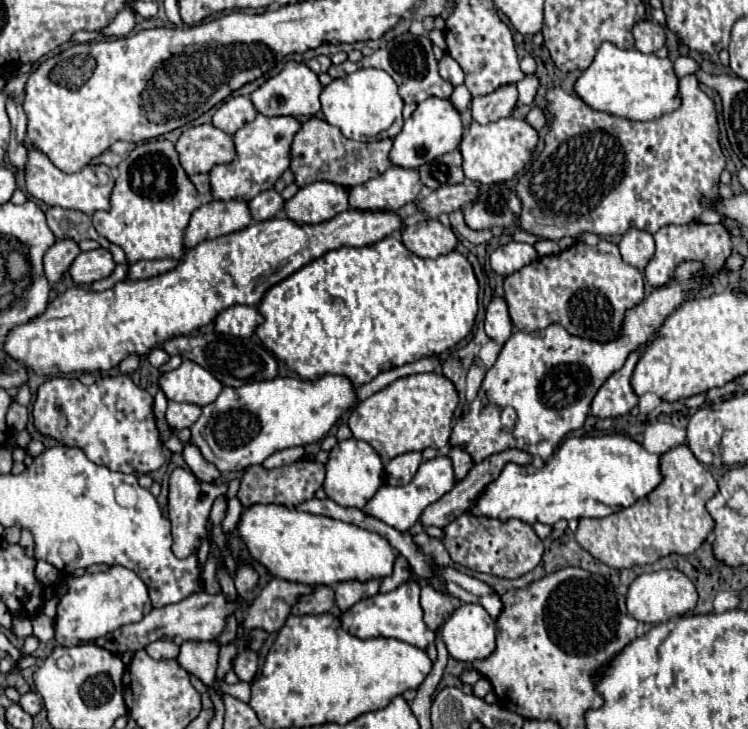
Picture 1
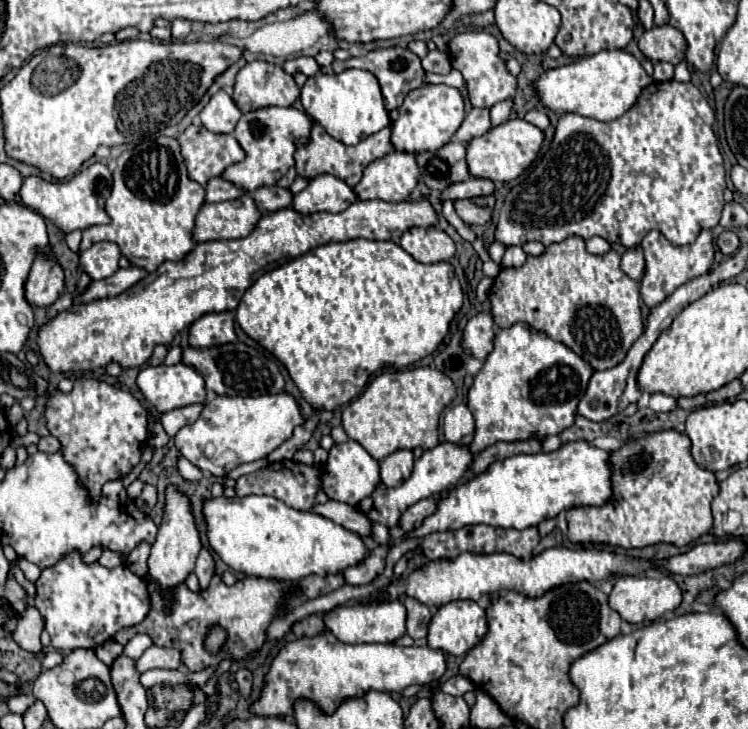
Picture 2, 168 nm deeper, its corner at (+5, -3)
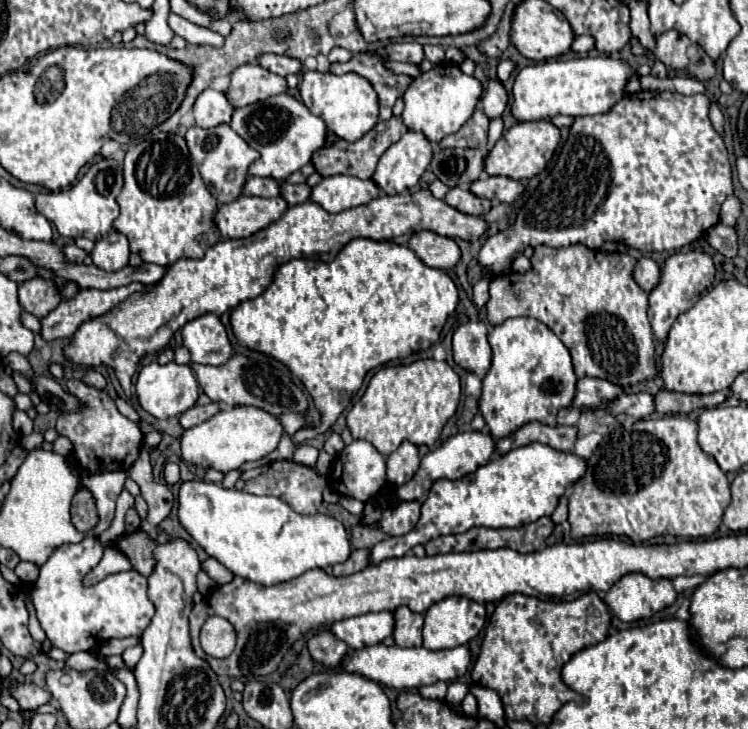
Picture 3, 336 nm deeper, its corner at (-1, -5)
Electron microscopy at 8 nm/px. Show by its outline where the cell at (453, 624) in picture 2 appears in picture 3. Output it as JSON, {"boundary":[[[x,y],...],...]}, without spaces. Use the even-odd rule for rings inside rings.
{"boundary":[[[448,596],[440,602],[434,602],[426,610],[424,628],[422,628],[422,640],[424,640],[422,646],[428,650],[446,650],[468,644],[482,630],[484,620],[486,620],[486,610],[482,604],[460,596]]]}

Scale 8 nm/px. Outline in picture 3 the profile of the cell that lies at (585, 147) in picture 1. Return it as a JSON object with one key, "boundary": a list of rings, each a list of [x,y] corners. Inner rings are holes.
{"boundary":[[[640,90],[626,94],[606,114],[576,118],[556,166],[526,200],[514,226],[490,236],[480,248],[478,264],[484,278],[510,272],[514,258],[518,258],[524,248],[540,244],[552,248],[584,244],[598,250],[604,242],[622,240],[640,252],[682,250],[684,246],[692,246],[718,222],[720,206],[732,194],[728,150],[710,124],[708,104],[706,94],[682,96],[676,92]]]}

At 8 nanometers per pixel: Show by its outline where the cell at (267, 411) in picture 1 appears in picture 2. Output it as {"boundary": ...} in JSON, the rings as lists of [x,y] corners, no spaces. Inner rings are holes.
{"boundary":[[[290,392],[262,394],[262,396],[216,396],[204,404],[200,418],[194,424],[184,426],[176,436],[178,452],[194,466],[214,476],[226,476],[230,466],[220,466],[218,456],[226,450],[236,452],[236,464],[256,462],[266,458],[272,450],[292,438],[296,426],[302,426],[306,418],[298,406],[298,400]]]}

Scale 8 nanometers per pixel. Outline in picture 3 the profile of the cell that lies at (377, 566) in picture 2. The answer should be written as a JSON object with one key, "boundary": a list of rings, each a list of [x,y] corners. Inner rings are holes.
{"boundary":[[[540,442],[520,446],[504,456],[492,458],[488,464],[478,466],[472,474],[460,480],[436,480],[426,500],[422,502],[420,520],[416,528],[404,536],[378,542],[370,550],[370,562],[378,564],[392,556],[404,556],[416,544],[426,544],[432,538],[444,534],[460,534],[474,526],[486,528],[516,528],[528,522],[536,522],[542,516],[550,516],[564,490],[582,478],[586,464],[572,452],[558,452]]]}

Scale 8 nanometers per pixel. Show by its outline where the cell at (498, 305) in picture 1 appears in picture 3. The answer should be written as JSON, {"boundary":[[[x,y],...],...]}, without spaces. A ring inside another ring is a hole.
{"boundary":[[[484,322],[460,324],[452,336],[454,362],[474,372],[478,378],[484,378],[492,362],[492,348],[488,346],[488,326]]]}

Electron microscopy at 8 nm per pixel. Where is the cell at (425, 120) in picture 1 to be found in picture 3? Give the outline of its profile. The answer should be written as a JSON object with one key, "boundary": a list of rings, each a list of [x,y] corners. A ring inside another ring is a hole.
{"boundary":[[[442,62],[438,68],[442,70],[430,70],[414,78],[404,92],[404,124],[422,132],[430,142],[440,142],[444,136],[454,134],[472,116],[482,94],[482,84],[474,76],[466,76],[456,64]]]}

